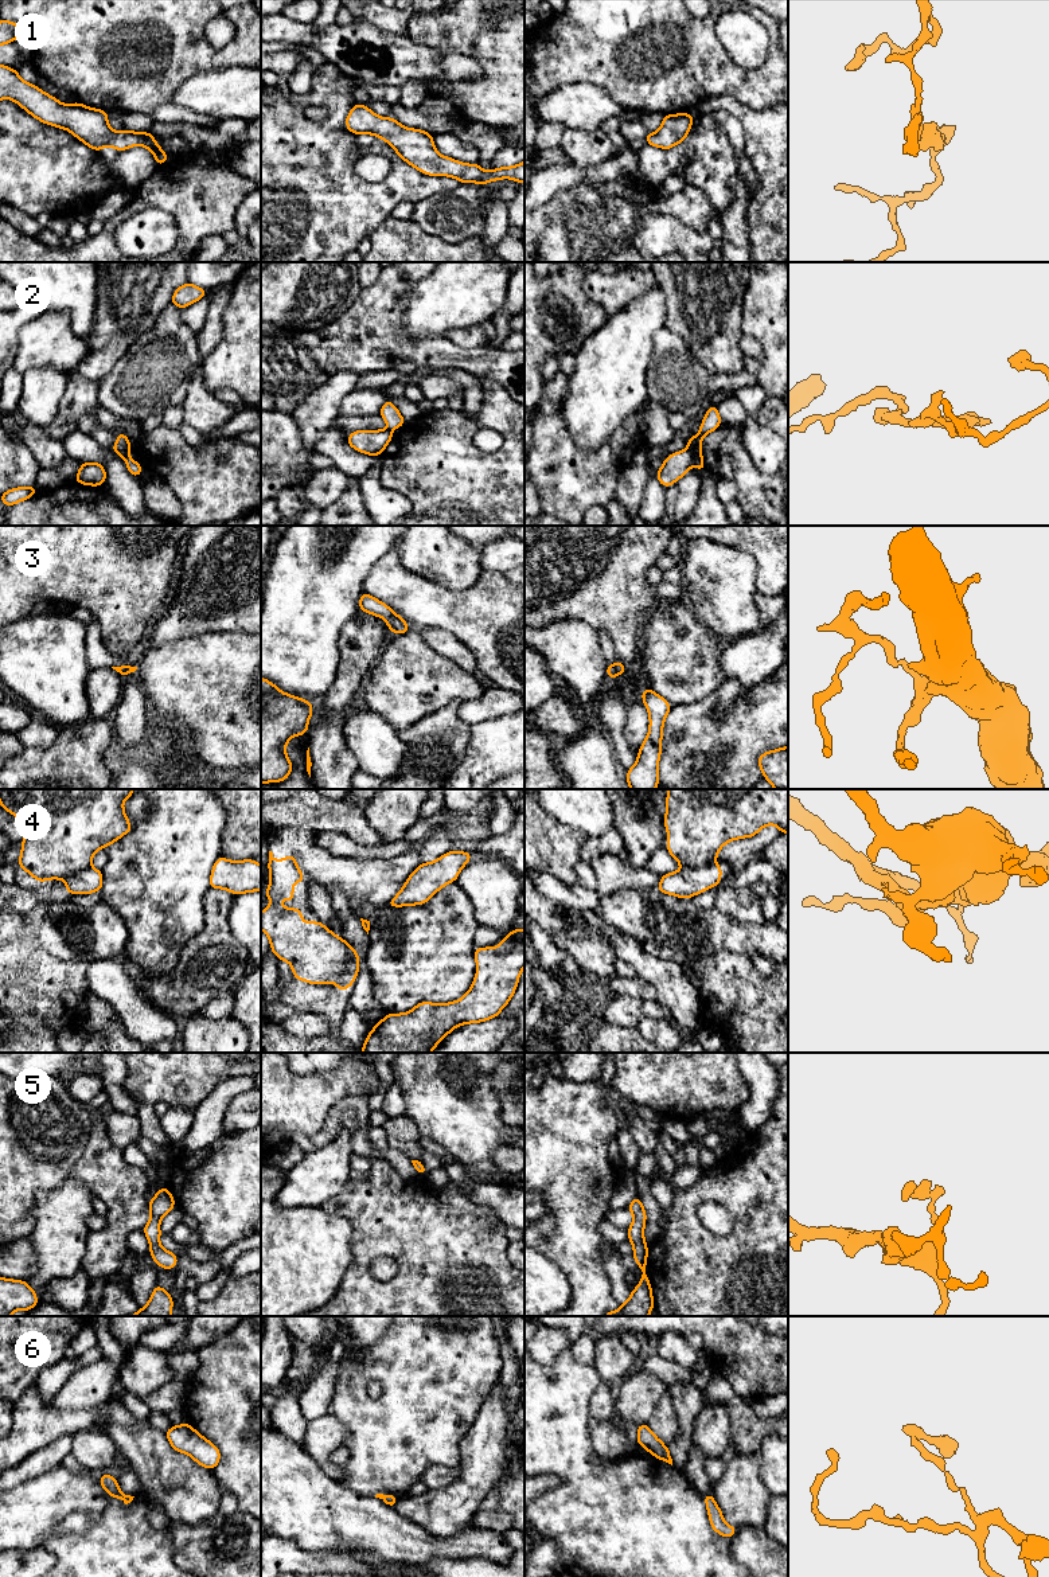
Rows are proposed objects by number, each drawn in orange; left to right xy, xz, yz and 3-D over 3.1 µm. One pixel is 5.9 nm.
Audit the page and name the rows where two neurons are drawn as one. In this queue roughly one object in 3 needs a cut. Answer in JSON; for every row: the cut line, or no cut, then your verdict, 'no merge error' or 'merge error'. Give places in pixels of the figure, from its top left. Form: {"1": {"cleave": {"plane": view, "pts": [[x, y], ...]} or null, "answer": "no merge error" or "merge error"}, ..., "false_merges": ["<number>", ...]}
{"1": {"cleave": null, "answer": "no merge error"}, "2": {"cleave": {"plane": "yz", "pts": [[686, 449], [691, 461]]}, "answer": "merge error"}, "3": {"cleave": {"plane": "yz", "pts": [[613, 664], [617, 674]]}, "answer": "merge error"}, "4": {"cleave": {"plane": "xz", "pts": [[348, 947], [348, 961], [338, 980]]}, "answer": "merge error"}, "5": {"cleave": null, "answer": "no merge error"}, "6": {"cleave": null, "answer": "no merge error"}, "false_merges": ["2", "3", "4"]}

